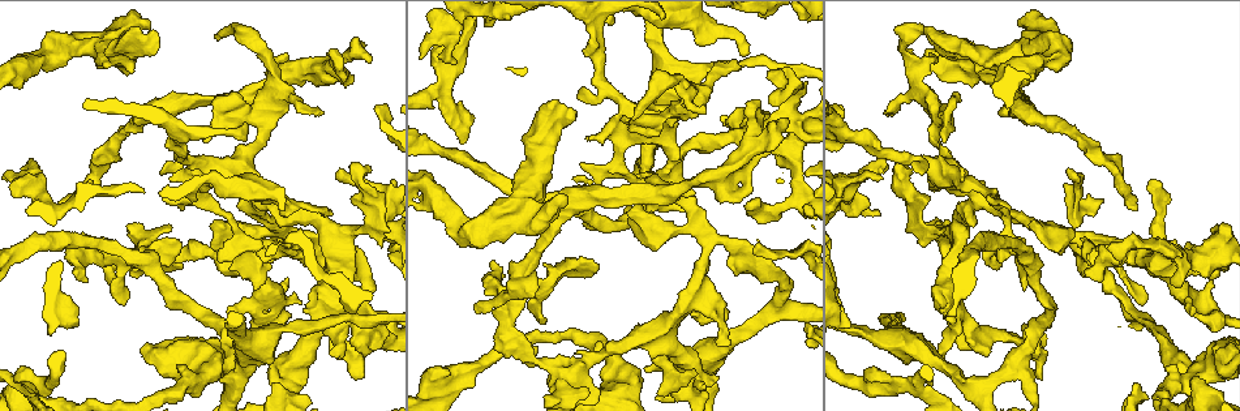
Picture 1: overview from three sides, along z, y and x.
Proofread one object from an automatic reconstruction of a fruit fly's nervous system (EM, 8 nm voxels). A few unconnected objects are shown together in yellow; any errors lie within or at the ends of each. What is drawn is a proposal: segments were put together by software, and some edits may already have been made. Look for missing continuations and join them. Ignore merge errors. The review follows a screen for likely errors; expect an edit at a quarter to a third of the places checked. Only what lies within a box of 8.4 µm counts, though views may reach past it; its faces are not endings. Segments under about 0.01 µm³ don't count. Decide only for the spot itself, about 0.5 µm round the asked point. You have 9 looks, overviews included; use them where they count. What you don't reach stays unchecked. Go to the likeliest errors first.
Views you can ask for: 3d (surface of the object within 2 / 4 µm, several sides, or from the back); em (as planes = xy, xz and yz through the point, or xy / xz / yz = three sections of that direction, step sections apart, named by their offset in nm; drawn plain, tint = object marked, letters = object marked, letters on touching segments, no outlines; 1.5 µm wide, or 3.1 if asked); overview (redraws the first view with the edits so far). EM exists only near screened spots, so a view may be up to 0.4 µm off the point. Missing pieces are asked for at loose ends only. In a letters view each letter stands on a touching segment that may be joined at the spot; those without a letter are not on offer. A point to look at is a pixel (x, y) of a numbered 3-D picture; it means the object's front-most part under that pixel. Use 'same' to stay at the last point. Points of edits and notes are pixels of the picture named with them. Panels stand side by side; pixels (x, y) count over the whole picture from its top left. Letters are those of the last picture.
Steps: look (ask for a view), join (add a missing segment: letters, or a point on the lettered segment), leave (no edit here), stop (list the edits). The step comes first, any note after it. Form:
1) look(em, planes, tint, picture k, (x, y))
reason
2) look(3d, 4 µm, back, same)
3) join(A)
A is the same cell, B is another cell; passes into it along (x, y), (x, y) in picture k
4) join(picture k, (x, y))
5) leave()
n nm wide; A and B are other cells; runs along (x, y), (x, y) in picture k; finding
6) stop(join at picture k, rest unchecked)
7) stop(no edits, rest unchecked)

look(em, xz, step 8, letters, picture 1, (884, 168))
an open end

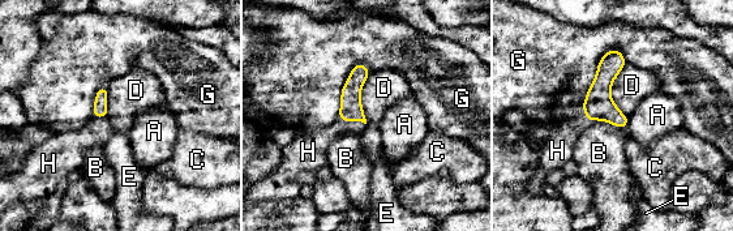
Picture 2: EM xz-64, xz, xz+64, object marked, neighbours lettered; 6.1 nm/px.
join(H)
140 nm wide; H is the same cell, A, B, C, D, E and G are other cells; passes into it along (351, 110), (352, 120), (318, 140) in picture 2; it goes on there

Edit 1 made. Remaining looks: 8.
look(em, planes, plain, picture 1, (448, 376))
stops while still wide

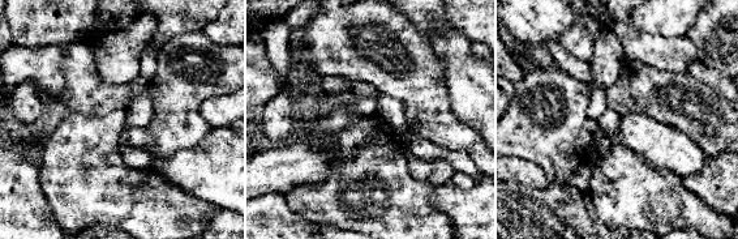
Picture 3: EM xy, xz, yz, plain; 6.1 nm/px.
look(em, planes, letters, same)
what lies round it

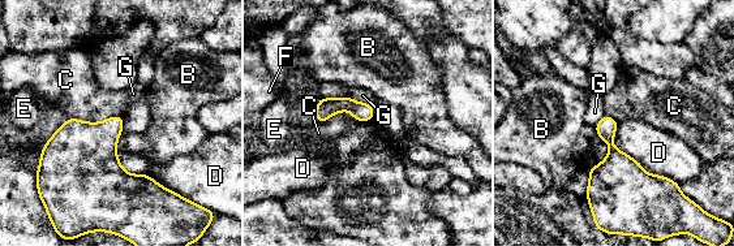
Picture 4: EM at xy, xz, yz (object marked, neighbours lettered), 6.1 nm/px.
leave()
B, C, D, E, F and G are other cells; runs along (320, 104), (352, 106), (370, 113) in picture 4; none of them fits

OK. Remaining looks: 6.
look(em, xz, step 4, tint, picture 1, (152, 30))
an open end

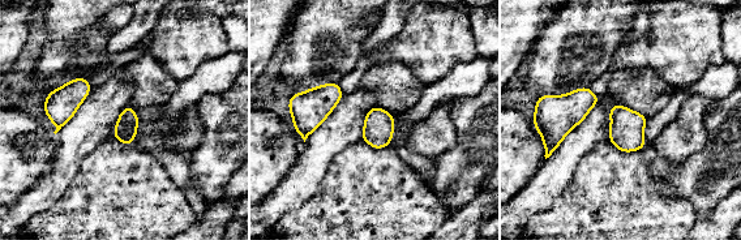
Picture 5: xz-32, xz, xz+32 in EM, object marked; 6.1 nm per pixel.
look(em, planes, letters, same)
cut it another way

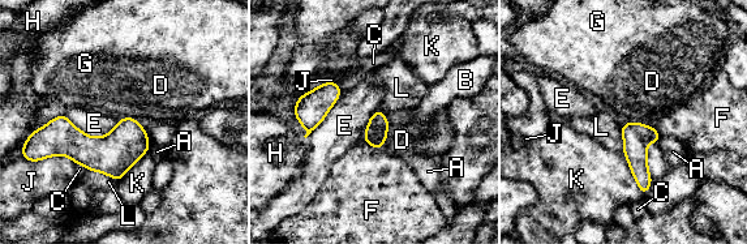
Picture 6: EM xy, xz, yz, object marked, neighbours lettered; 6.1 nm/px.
leave()
A, B, C, D, E, F, G, H, J, K and L are other cells; border along (133, 116), (123, 116), (120, 119) in picture 6; no lettered segment goes on from it

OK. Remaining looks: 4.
look(3d, 2 µm, picture 1, (123, 305))
thin end

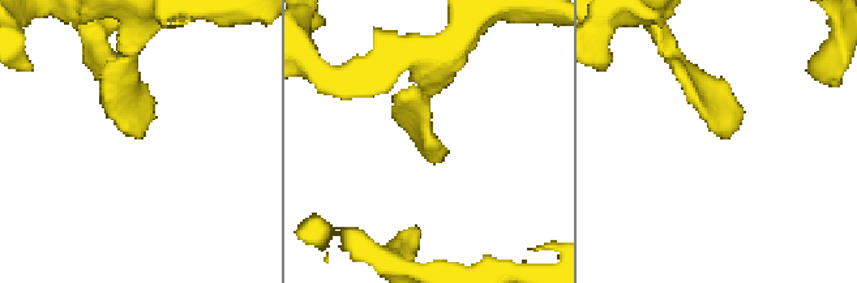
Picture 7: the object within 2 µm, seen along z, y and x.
look(em, xy, step 8, tint, picture 7, (139, 137))

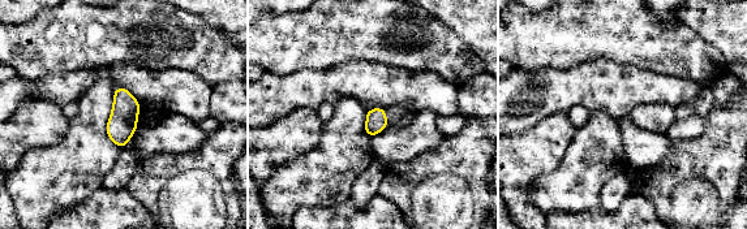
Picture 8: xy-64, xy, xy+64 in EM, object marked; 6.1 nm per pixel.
look(em, planes, letters, same)

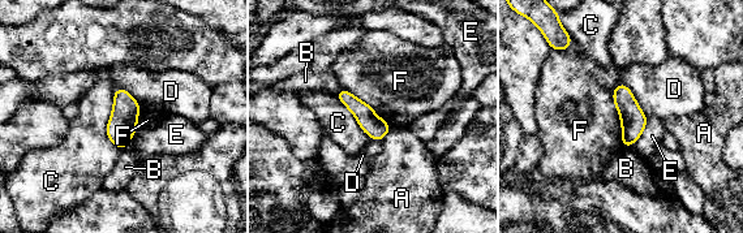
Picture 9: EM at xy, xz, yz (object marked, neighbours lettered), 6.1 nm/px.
leave()
A, B, C, D, E and F are other cells; border along (340, 87), (336, 95) in picture 9; none of them fits

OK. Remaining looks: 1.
stop(join at picture 2, rest unchecked)

